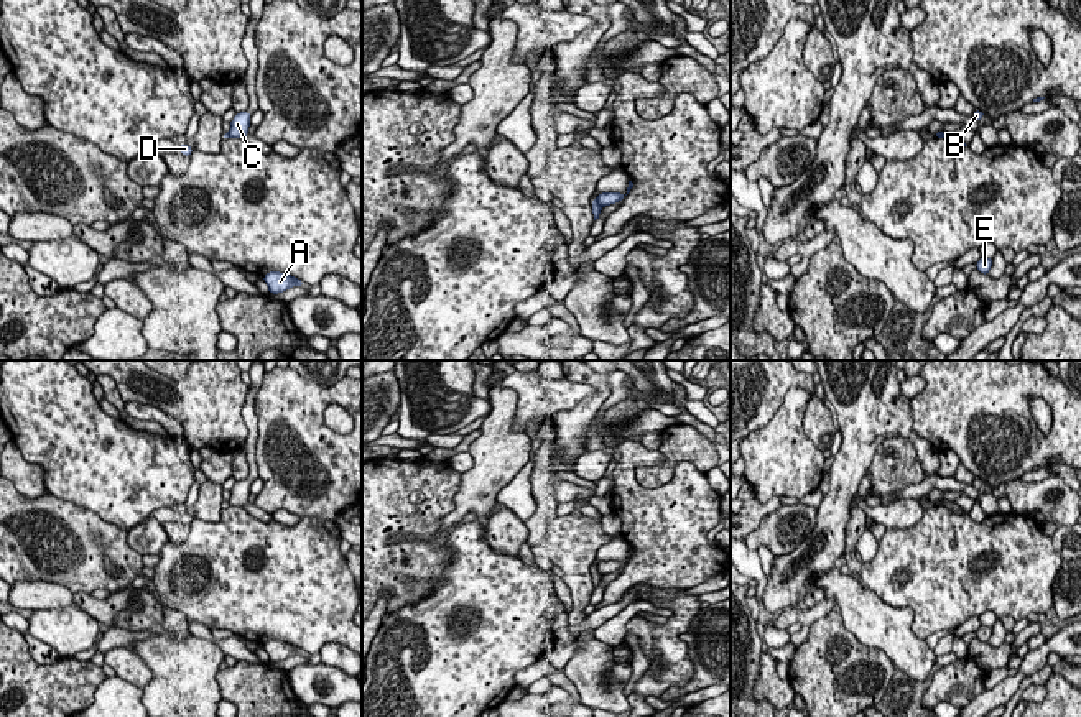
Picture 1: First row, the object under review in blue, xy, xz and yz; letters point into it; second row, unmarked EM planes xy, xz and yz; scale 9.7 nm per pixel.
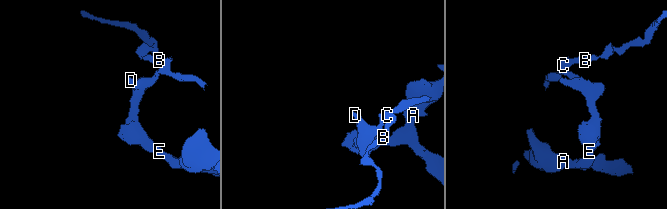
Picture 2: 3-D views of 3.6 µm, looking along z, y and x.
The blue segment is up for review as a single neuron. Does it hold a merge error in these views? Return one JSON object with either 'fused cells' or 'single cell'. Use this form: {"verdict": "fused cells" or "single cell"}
{"verdict": "fused cells"}

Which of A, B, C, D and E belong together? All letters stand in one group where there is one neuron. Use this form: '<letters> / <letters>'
A D E / B C

